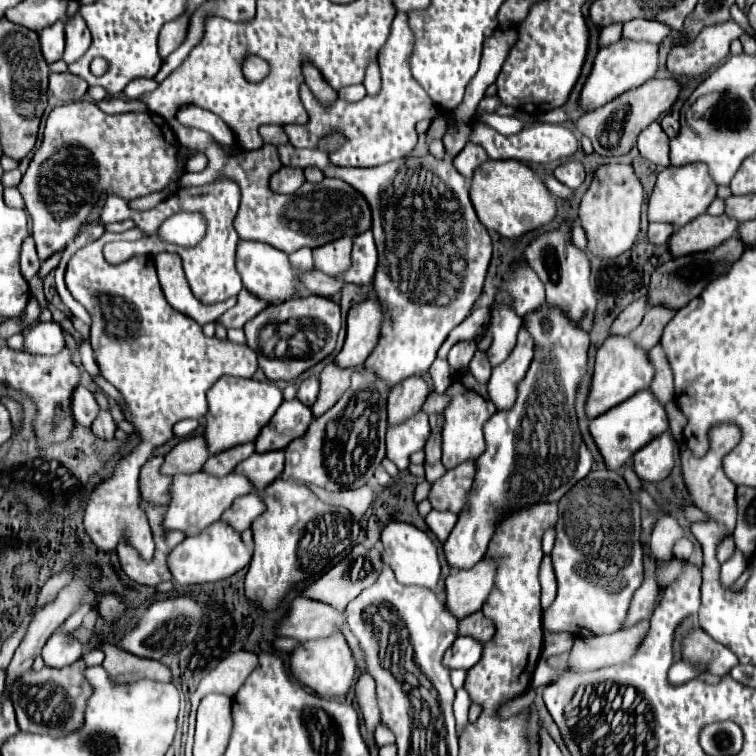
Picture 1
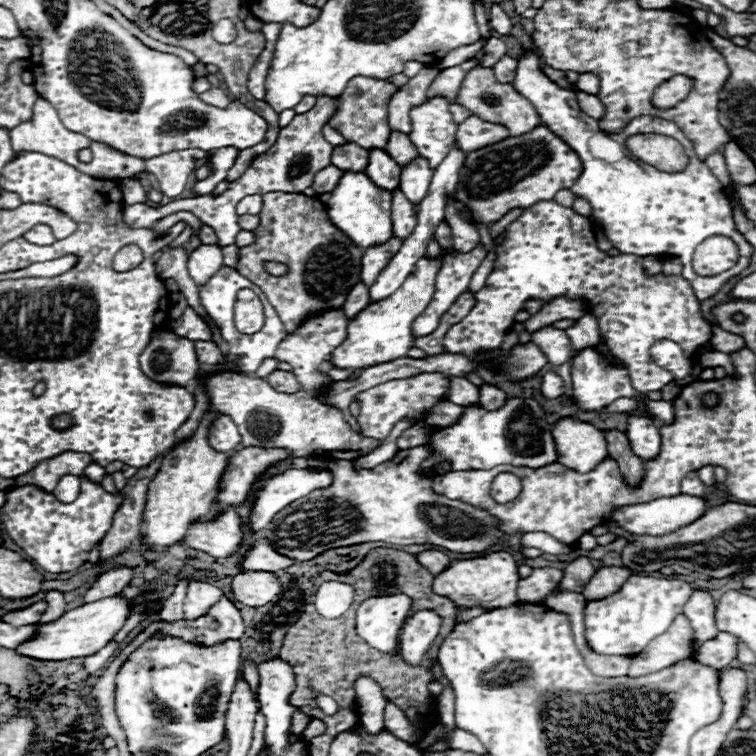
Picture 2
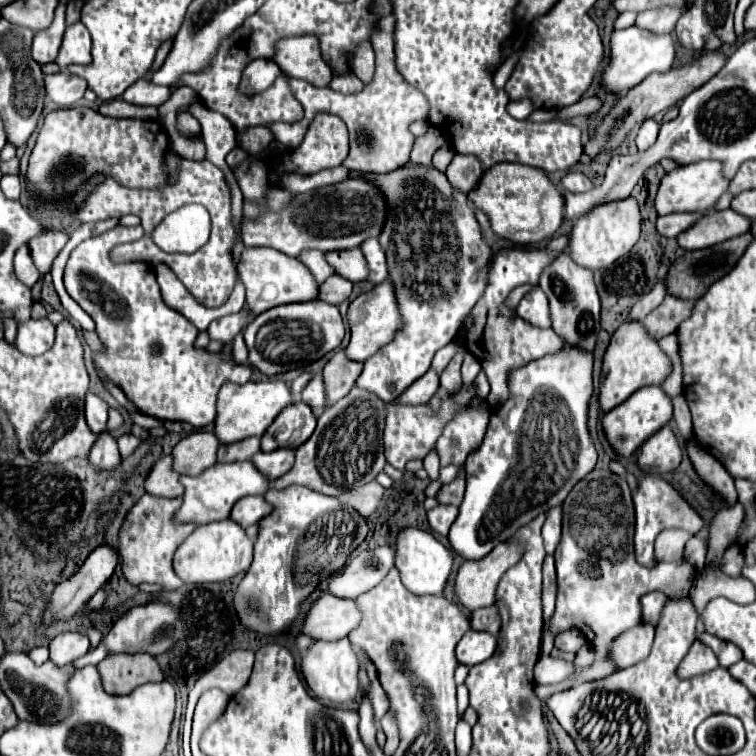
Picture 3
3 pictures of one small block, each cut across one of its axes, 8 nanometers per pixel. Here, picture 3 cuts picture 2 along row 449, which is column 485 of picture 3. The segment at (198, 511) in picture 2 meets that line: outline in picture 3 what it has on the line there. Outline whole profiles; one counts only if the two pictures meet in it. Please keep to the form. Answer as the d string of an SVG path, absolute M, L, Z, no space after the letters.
M518 162L494 164L484 172L482 186L478 186L474 194L468 194L468 198L488 214L492 230L514 244L538 244L550 238L564 218L564 198L548 176L538 168Z

